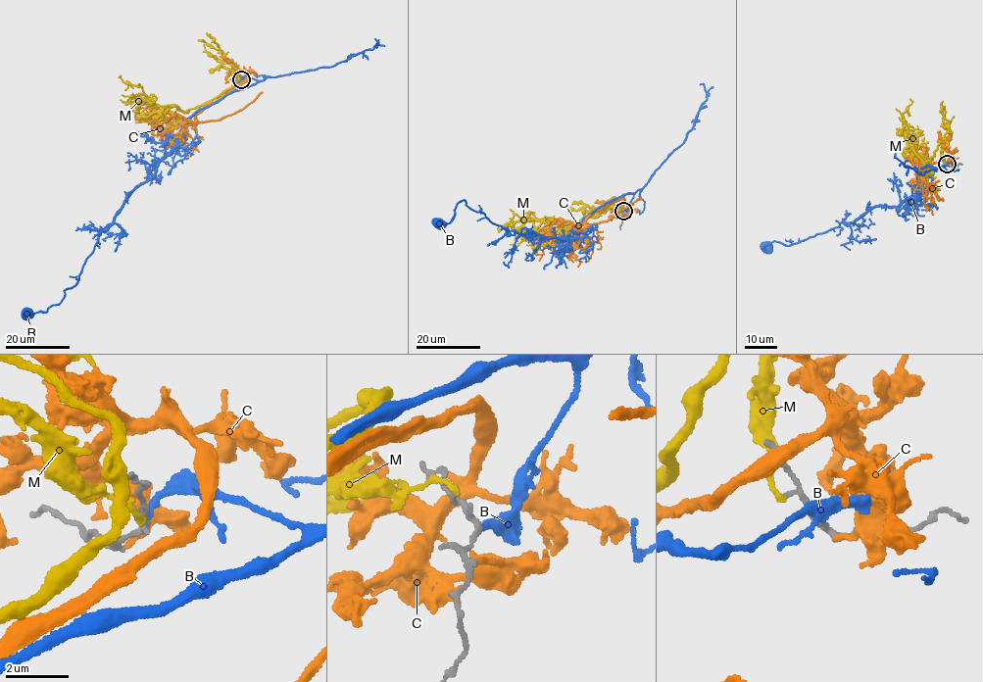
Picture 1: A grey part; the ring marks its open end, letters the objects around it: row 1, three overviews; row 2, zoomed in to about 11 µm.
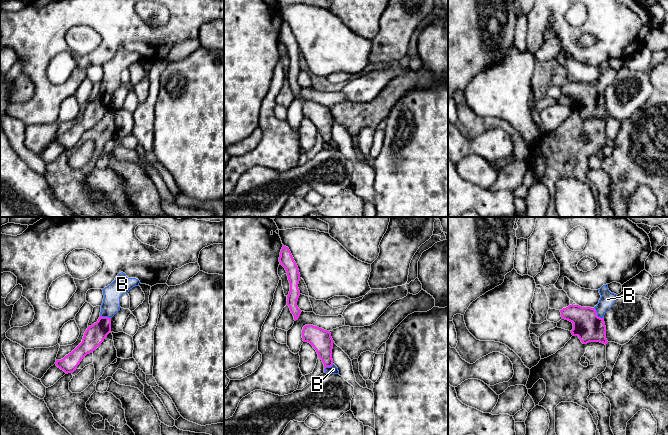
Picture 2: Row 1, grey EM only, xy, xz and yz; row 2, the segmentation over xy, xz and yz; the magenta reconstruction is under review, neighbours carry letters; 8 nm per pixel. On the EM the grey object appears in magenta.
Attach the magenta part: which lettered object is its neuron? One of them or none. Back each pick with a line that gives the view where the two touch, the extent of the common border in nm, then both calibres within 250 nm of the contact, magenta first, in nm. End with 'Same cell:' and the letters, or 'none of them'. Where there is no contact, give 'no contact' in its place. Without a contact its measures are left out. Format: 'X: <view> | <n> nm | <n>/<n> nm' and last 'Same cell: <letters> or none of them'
B: yz | 120 nm | 220/120 nm
Same cell: B

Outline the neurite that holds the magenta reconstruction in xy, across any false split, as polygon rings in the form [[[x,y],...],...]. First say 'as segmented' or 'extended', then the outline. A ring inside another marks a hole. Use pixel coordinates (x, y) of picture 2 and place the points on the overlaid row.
extended | [[[119,273],[115,280],[103,290],[103,303],[100,317],[96,323],[88,326],[82,342],[68,355],[55,364],[66,374],[73,373],[82,359],[96,350],[107,335],[111,332],[111,318],[120,310],[120,298],[130,289],[138,286],[140,281],[136,278],[128,278],[125,273]]]

